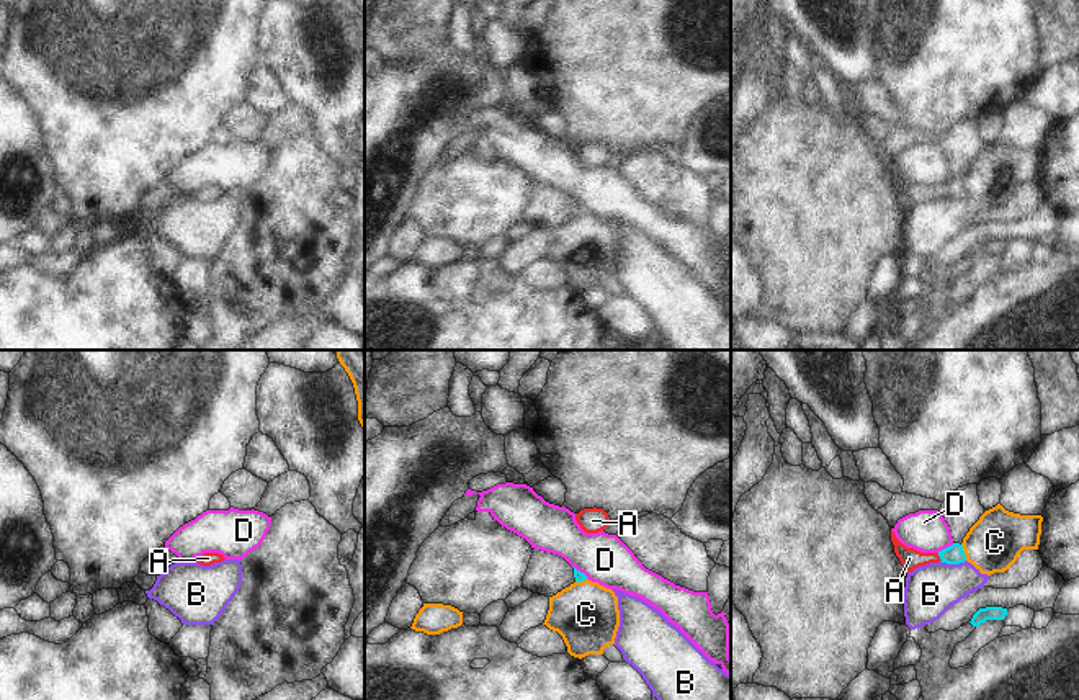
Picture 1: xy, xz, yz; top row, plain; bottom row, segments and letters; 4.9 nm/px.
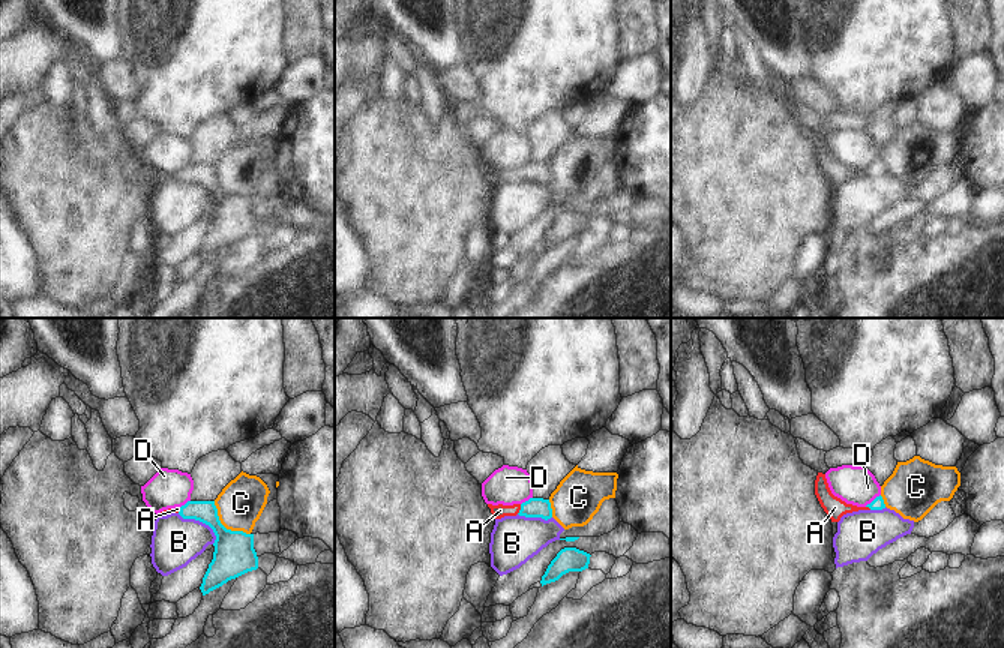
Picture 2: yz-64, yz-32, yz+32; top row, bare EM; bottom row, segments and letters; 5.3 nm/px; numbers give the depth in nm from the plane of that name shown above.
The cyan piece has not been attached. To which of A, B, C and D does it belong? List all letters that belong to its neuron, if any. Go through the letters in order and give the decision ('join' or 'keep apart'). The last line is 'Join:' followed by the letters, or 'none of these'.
A: join
B: keep apart
C: keep apart
D: keep apart
Join: A

